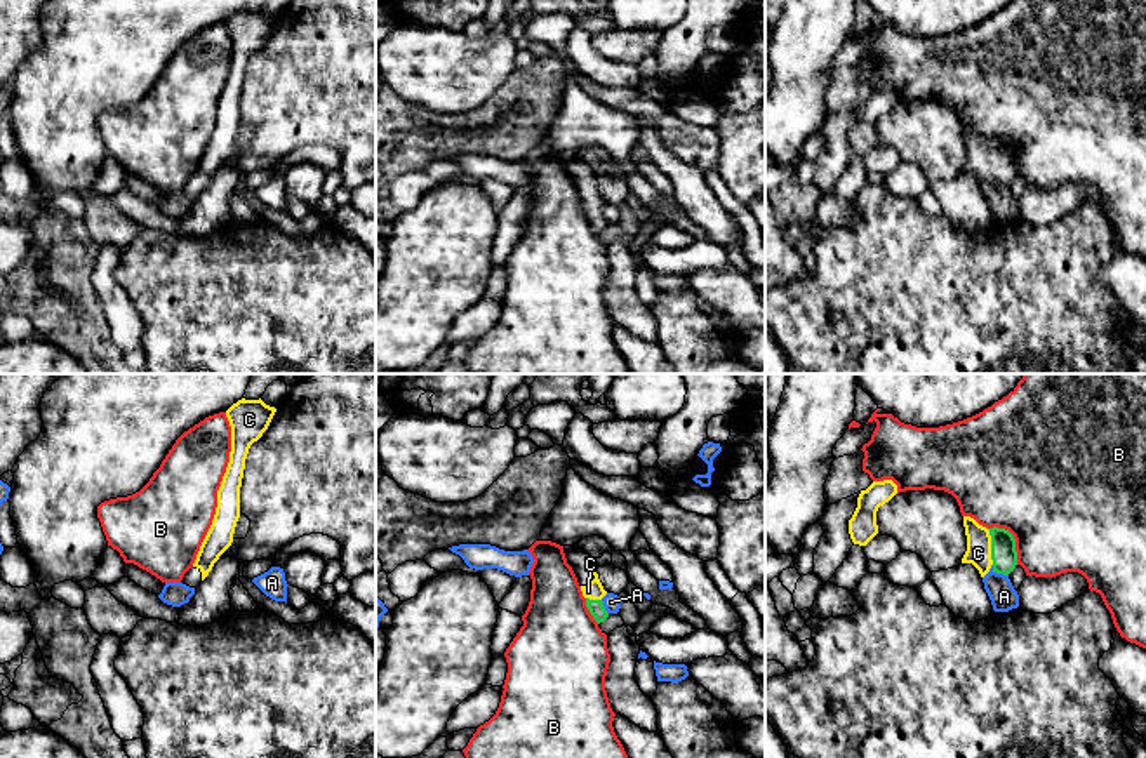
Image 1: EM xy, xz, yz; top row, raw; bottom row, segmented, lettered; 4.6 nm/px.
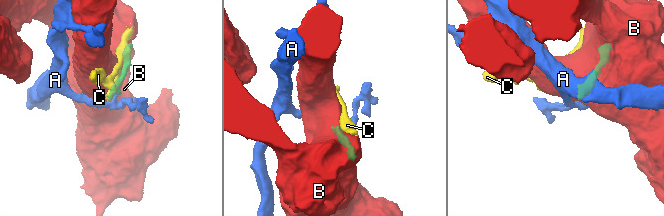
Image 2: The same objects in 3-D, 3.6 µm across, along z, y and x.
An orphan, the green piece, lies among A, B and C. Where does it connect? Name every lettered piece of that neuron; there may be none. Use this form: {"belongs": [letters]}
{"belongs": ["C"]}

